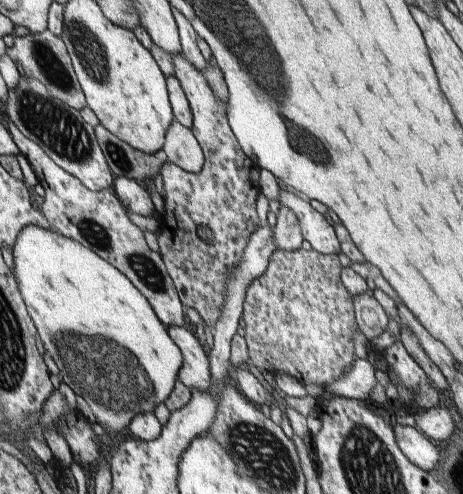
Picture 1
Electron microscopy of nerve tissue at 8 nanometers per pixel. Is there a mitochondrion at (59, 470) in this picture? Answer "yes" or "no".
no

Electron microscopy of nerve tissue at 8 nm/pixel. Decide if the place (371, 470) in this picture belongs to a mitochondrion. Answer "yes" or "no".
yes

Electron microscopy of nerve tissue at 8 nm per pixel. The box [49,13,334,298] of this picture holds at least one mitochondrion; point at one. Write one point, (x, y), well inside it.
(93, 60)

